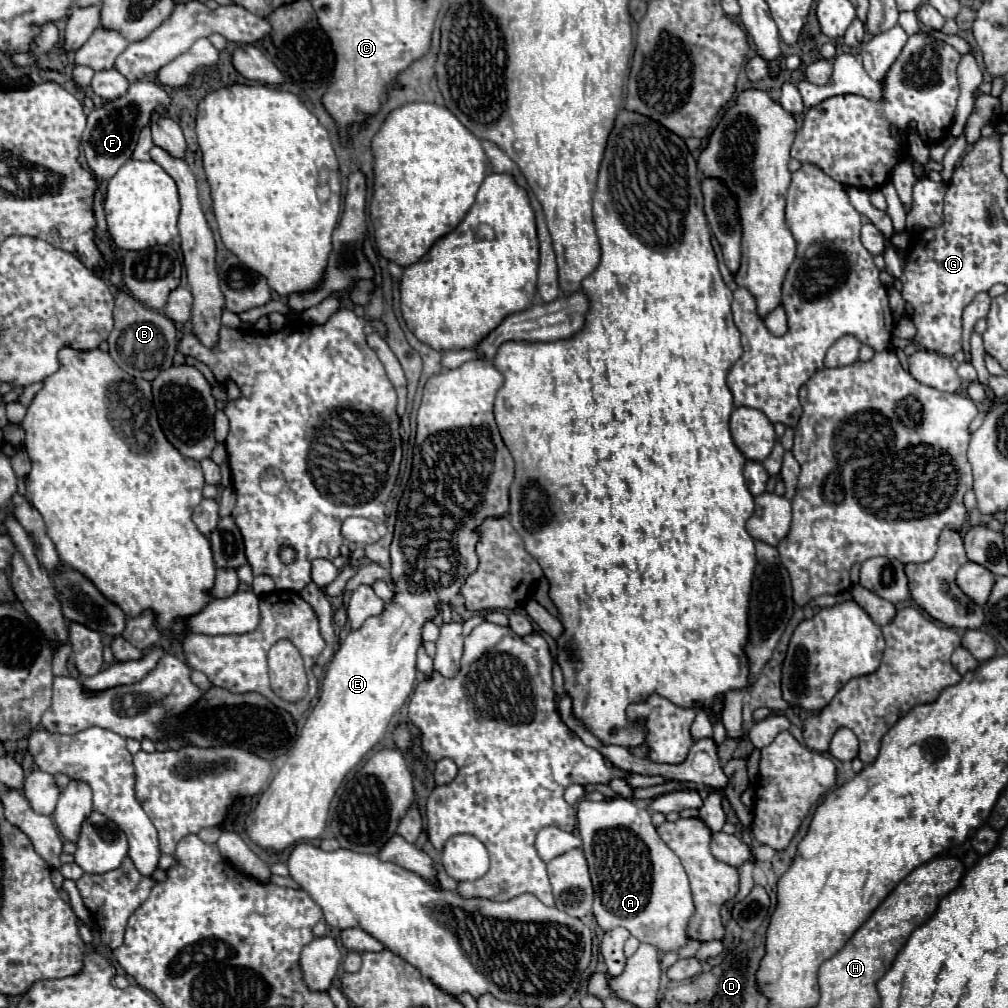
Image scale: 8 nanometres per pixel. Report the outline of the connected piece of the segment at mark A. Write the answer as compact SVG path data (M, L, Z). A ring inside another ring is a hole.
M583 797L577 803L577 829L583 841L581 849L587 859L595 889L593 915L599 927L603 931L609 931L613 927L625 927L633 937L655 945L659 951L675 951L683 947L689 941L689 937L685 935L685 927L695 909L687 873L679 857L657 835L647 807L633 799L623 799L623 797L611 801L607 799L589 801Z

